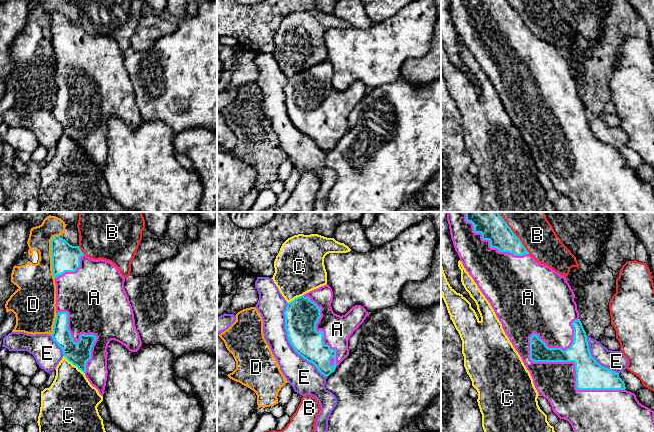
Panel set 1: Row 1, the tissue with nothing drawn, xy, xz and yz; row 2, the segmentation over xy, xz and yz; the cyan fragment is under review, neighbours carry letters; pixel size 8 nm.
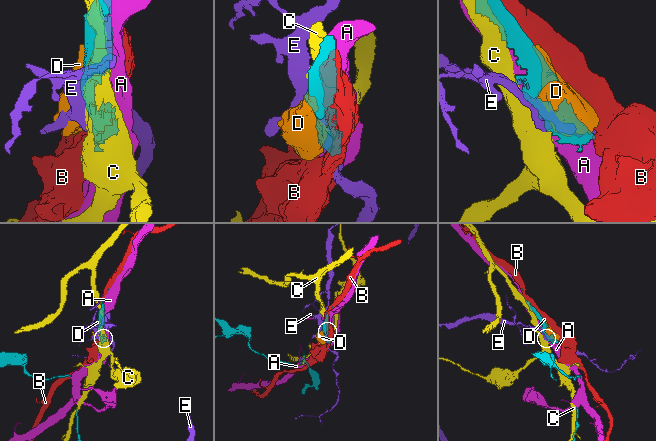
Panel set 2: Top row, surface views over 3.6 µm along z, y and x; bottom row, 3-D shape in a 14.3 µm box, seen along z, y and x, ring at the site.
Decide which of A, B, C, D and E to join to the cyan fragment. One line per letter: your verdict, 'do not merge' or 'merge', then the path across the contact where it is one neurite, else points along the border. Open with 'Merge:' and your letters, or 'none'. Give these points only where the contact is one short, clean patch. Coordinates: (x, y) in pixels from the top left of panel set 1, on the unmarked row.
Merge: A
A: merge
B: do not merge
C: do not merge
D: do not merge
E: do not merge

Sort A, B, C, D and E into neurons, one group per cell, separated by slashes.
A / B / C / D / E

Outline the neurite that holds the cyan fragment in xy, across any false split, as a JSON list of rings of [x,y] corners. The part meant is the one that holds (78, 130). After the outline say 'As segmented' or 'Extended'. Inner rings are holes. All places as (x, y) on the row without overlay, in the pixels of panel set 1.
[[[60,12],[51,16],[52,46],[56,60],[56,95],[51,110],[62,125],[64,133],[81,146],[90,160],[103,172],[107,157],[107,123],[111,116],[124,121],[129,127],[137,128],[142,117],[135,102],[135,95],[129,73],[124,65],[125,54],[118,44],[106,36],[87,33],[79,22],[70,21]]]. Extended

